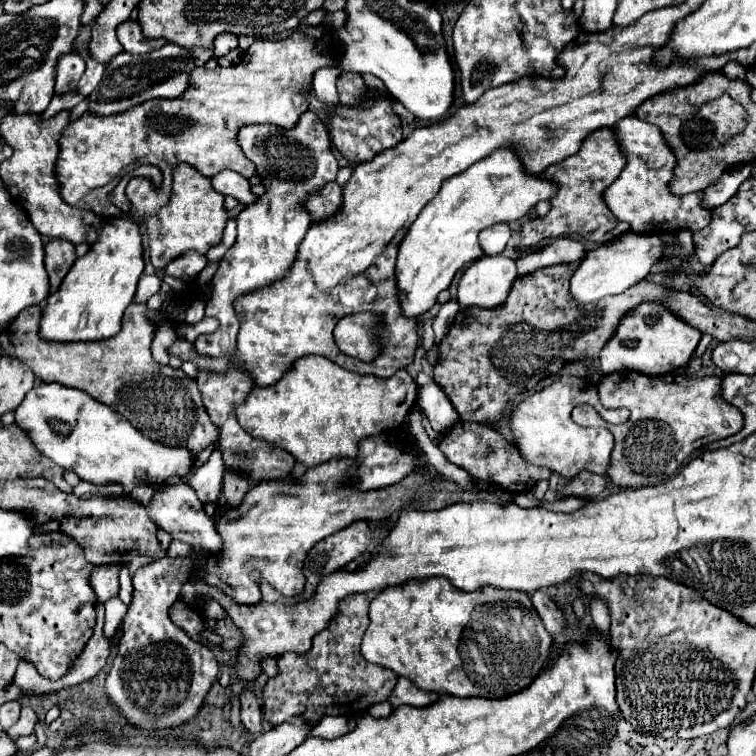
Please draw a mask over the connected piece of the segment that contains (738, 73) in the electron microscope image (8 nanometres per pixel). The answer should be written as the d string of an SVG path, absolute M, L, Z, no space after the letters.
M728 61L724 67L722 67L724 75L728 75L730 79L744 79L746 75L746 67L740 65L738 61Z

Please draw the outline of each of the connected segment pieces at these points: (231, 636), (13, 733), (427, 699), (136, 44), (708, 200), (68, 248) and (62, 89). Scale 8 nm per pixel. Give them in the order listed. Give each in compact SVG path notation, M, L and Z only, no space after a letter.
M226 615L226 619L216 621L214 631L216 631L222 639L224 639L224 641L220 643L220 647L222 647L224 651L230 651L230 649L240 647L240 641L242 641L242 631L234 625L234 621L232 621L228 615Z
M22 707L22 713L20 713L18 723L16 723L14 727L10 727L6 733L8 733L10 739L16 741L16 739L22 737L22 735L30 735L30 733L34 733L36 723L38 723L38 715L36 715L36 711L34 711L32 707Z
M398 677L398 683L394 687L394 691L390 693L388 701L390 705L396 709L400 705L412 705L412 707L424 707L428 703L434 703L440 695L436 693L430 693L430 691L424 691L420 687L416 687L410 679L404 679L404 677Z
M132 19L120 23L116 33L118 33L118 41L122 43L124 51L128 51L128 53L148 53L166 43L166 41L146 41L140 31L140 23L132 21Z
M740 165L740 167L732 167L732 171L726 171L716 183L708 185L704 191L704 205L708 209L718 207L720 203L726 203L736 191L738 187L750 177L754 165Z
M48 239L44 249L46 249L46 271L48 271L50 287L52 287L50 291L56 291L56 287L66 277L68 269L72 267L76 259L74 245L68 243L66 239Z
M72 53L60 55L56 69L56 93L62 95L68 91L76 91L82 73L84 73L84 59L80 55Z

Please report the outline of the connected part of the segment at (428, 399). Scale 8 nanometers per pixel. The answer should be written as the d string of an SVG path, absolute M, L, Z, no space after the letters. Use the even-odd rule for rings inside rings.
M424 371L418 373L416 383L418 383L418 405L430 419L432 429L438 433L448 431L458 421L458 415L448 399L448 395L444 395L442 387L436 385L436 381L430 375L426 375Z

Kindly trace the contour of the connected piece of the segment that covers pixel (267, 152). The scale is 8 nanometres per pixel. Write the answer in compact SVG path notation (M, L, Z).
M306 111L306 115L300 117L300 123L288 131L276 125L242 127L238 143L244 155L258 167L258 175L264 177L262 183L266 185L266 193L256 203L240 211L236 243L226 251L226 255L218 263L216 275L212 277L206 315L216 317L220 321L220 327L210 335L200 335L194 343L194 349L198 351L198 355L208 355L214 359L222 355L232 357L238 351L236 335L240 321L234 311L234 301L240 295L268 287L290 273L300 241L310 229L310 219L302 209L302 201L308 197L308 193L316 191L316 187L334 181L340 169L338 159L334 157L328 129L312 111Z

